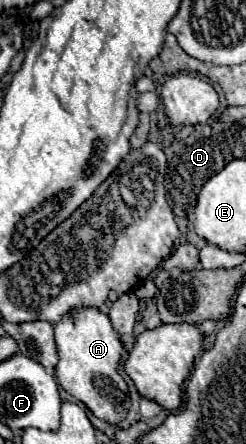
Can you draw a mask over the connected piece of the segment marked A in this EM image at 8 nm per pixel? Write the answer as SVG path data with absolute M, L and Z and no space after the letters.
M80 307L64 313L62 321L54 323L54 335L60 357L56 365L60 387L74 399L82 401L98 419L104 419L112 425L120 423L128 411L128 405L124 405L128 399L128 387L116 371L124 347L118 333L112 329L110 319L94 307Z

